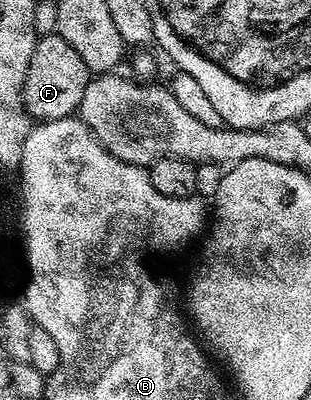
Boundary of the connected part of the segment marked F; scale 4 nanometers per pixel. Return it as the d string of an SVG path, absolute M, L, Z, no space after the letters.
M50 32L47 37L39 37L31 66L24 80L23 107L35 122L55 121L75 116L84 99L84 91L91 79L91 71L76 55L76 50L57 32Z

